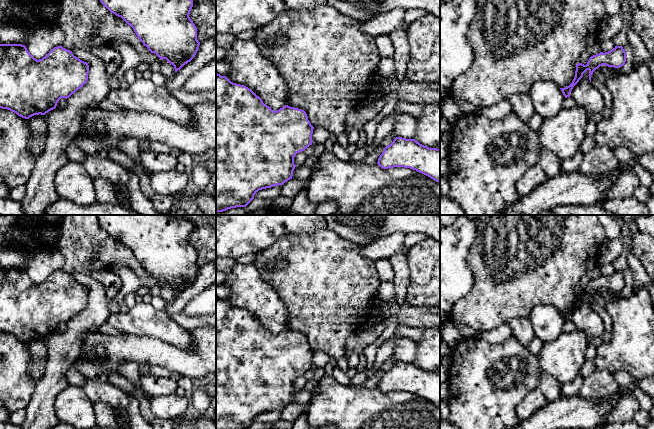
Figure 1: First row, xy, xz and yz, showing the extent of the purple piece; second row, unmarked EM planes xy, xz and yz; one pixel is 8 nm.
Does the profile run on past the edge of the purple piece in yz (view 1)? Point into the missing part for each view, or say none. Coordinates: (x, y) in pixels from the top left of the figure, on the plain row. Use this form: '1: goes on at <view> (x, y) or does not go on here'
1: does not go on here

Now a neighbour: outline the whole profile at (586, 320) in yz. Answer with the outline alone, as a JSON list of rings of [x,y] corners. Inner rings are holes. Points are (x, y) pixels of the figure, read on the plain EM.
[[[589,294],[583,298],[583,301],[573,311],[570,321],[575,324],[579,331],[584,333],[589,342],[594,338],[601,337],[605,331],[602,318],[589,304]]]

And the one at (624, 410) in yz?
[[[622,393],[611,411],[605,417],[605,424],[613,422],[627,423],[633,421],[636,412],[640,409],[639,402],[633,393]]]

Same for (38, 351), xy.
[[[34,339],[28,343],[32,363],[29,374],[33,381],[38,382],[43,377],[47,363],[47,348],[44,339]]]

